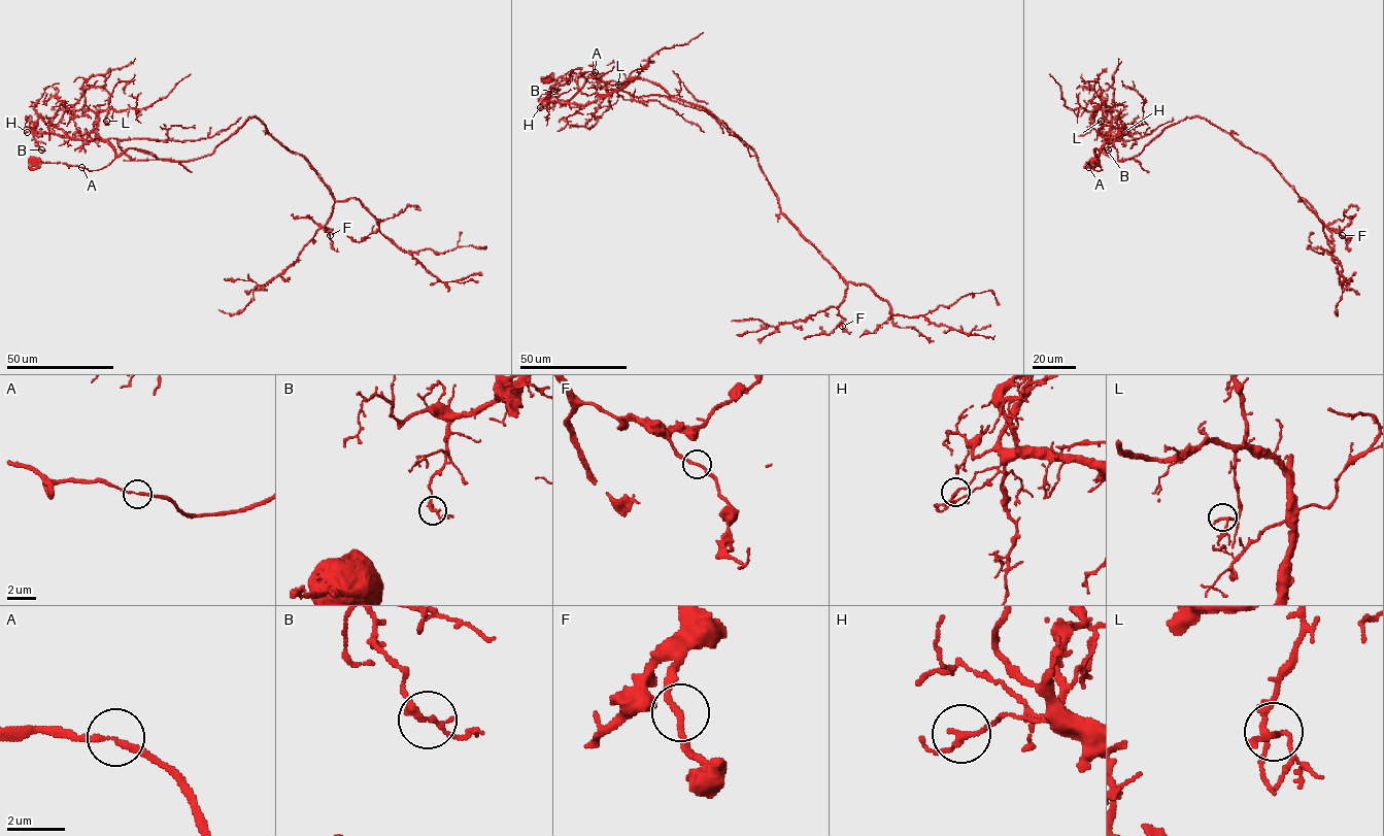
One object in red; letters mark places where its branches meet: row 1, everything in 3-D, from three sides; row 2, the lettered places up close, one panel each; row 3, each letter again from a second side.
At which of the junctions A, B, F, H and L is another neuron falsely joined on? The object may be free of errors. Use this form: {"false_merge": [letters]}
{"false_merge": []}

